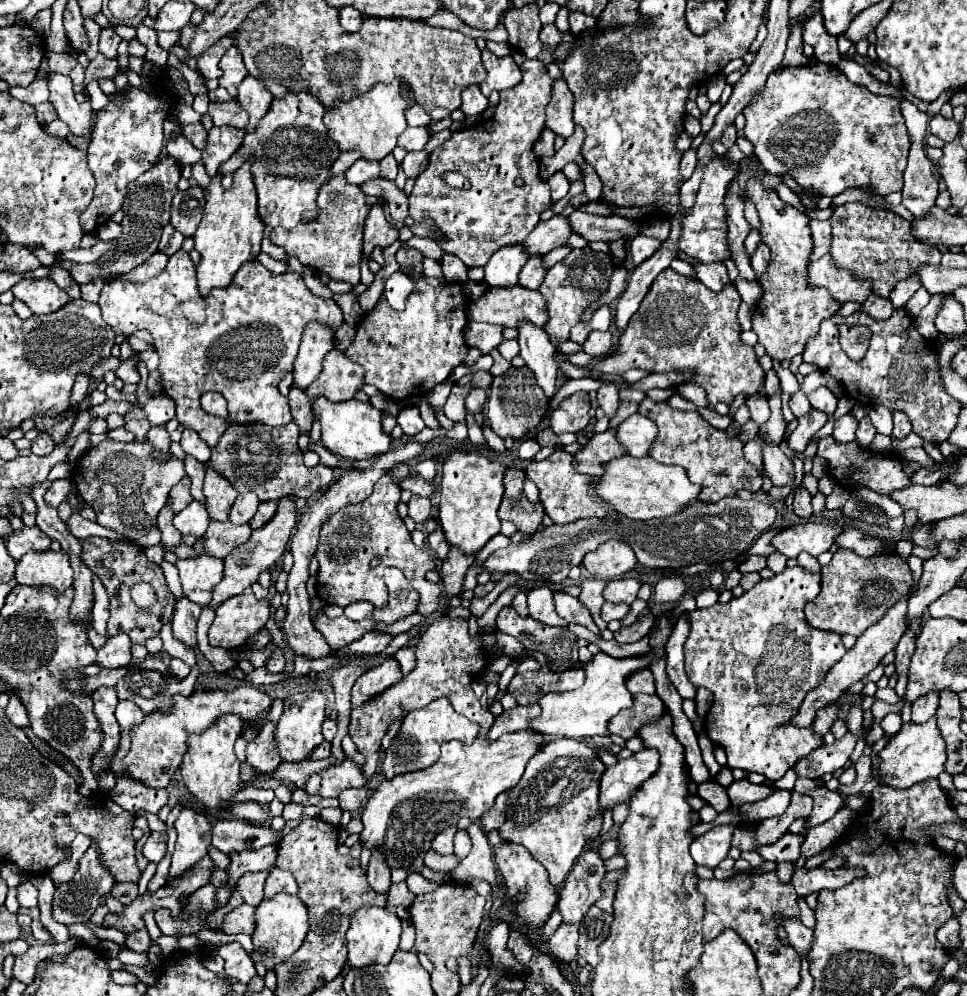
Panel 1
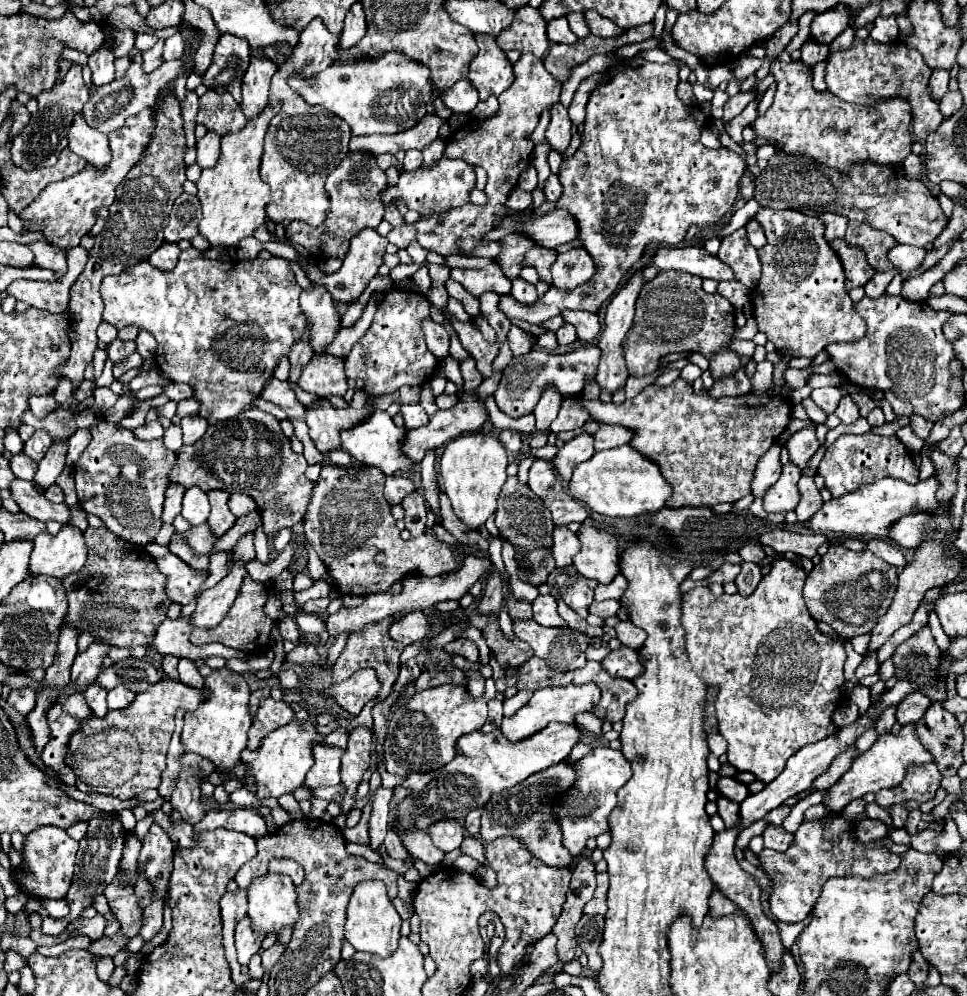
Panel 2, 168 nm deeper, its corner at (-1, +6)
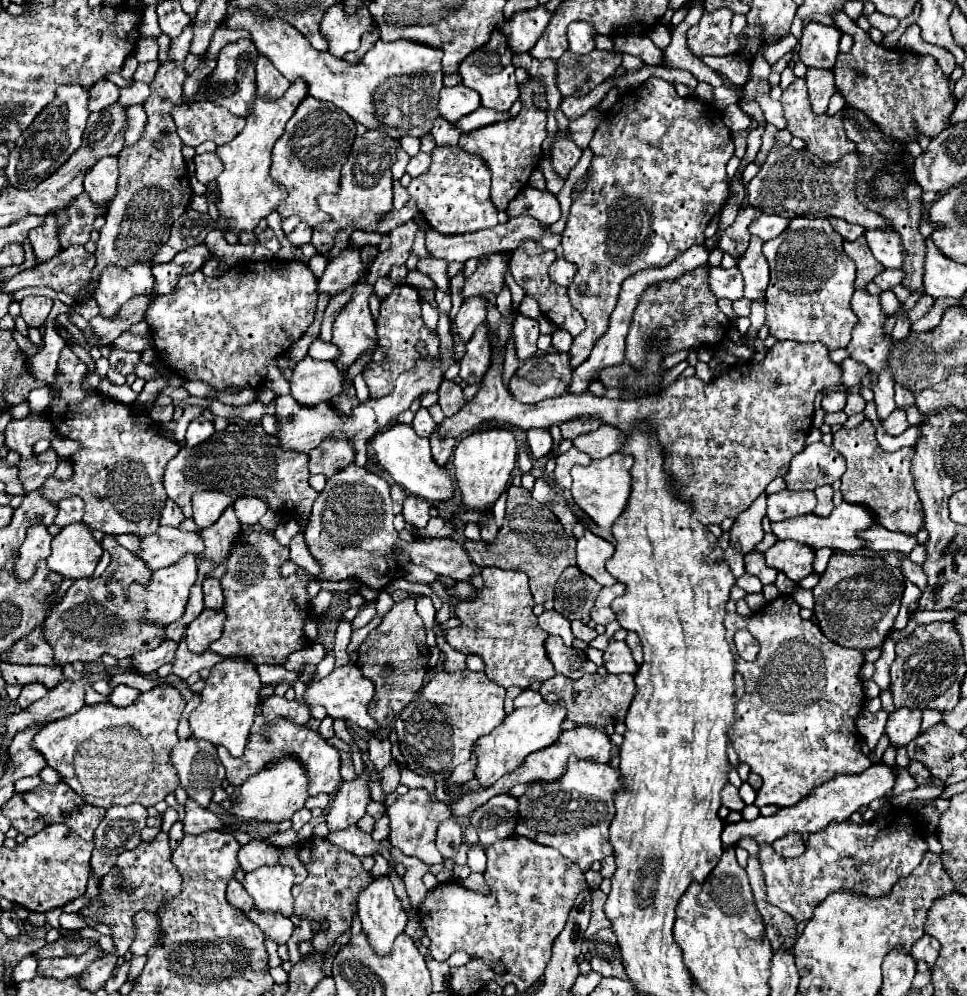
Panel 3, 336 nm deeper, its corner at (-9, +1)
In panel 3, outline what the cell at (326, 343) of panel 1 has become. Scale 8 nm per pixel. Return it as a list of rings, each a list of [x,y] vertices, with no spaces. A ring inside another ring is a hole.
[[[347,248],[337,258],[333,258],[325,274],[317,280],[317,292],[329,294],[333,298],[335,294],[351,288],[355,280],[359,280],[359,272],[363,272],[363,262],[359,260],[359,248]]]

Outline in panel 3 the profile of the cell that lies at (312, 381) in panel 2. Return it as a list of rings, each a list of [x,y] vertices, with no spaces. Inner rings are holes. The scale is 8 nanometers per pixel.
[[[305,356],[293,370],[291,396],[303,406],[315,406],[343,392],[343,370],[333,360]]]

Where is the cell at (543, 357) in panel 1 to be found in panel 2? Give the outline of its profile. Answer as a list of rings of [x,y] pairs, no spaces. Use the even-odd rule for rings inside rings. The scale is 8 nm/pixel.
[[[547,387],[541,395],[535,411],[533,411],[533,415],[537,419],[535,421],[535,433],[547,433],[549,431],[549,425],[557,417],[559,407],[561,407],[561,395],[553,387]]]

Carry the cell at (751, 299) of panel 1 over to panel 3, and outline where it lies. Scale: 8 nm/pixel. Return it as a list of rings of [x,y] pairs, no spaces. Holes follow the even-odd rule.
[[[709,266],[707,276],[709,276],[709,288],[717,298],[729,298],[729,300],[743,298],[743,278],[737,268]]]

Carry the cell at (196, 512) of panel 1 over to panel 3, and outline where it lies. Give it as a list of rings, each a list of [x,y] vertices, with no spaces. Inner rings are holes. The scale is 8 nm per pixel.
[[[197,492],[193,496],[193,520],[199,530],[215,524],[233,500],[223,492]]]

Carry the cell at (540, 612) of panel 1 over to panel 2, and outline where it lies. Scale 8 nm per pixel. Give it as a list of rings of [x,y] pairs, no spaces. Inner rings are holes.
[[[539,595],[533,601],[533,621],[543,627],[565,627],[563,619],[557,613],[557,601],[551,595]]]

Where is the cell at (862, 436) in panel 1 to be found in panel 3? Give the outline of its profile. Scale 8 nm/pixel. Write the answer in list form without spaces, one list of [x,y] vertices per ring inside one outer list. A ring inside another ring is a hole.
[[[893,410],[893,412],[891,412],[891,414],[889,414],[881,424],[883,424],[885,432],[887,432],[887,434],[893,434],[893,436],[901,434],[901,432],[909,426],[903,410]]]

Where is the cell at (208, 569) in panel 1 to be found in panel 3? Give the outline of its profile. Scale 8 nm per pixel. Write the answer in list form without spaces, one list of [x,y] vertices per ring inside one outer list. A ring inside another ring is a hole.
[[[185,556],[185,560],[179,560],[167,568],[161,568],[161,570],[155,570],[153,572],[153,580],[147,588],[139,588],[137,584],[127,588],[127,596],[129,600],[143,600],[147,604],[147,616],[145,620],[147,622],[159,622],[163,626],[171,624],[171,622],[177,622],[183,614],[185,614],[185,608],[187,608],[187,600],[189,600],[189,590],[191,586],[197,582],[197,562],[195,562],[195,556]]]

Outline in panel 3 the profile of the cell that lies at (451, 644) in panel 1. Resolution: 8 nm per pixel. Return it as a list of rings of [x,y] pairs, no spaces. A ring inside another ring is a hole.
[[[363,768],[355,780],[343,782],[335,794],[331,810],[327,812],[329,830],[343,830],[351,824],[357,824],[357,820],[365,816],[369,802],[369,768]]]

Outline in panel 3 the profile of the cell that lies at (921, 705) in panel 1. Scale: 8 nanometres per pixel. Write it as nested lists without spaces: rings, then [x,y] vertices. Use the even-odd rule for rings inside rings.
[[[901,708],[895,710],[885,726],[885,732],[891,740],[891,744],[895,744],[897,748],[907,746],[919,732],[921,732],[921,708]]]

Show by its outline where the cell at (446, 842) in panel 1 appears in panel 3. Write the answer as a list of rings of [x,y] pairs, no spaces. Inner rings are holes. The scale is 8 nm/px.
[[[449,818],[437,828],[437,850],[445,858],[455,858],[459,852],[459,846],[463,842],[463,830],[457,820]]]

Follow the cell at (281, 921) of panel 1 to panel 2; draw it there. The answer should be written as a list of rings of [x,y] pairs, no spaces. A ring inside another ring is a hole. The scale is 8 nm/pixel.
[[[267,873],[253,879],[247,889],[249,919],[261,933],[277,935],[285,925],[293,925],[299,919],[297,893],[289,875]]]

